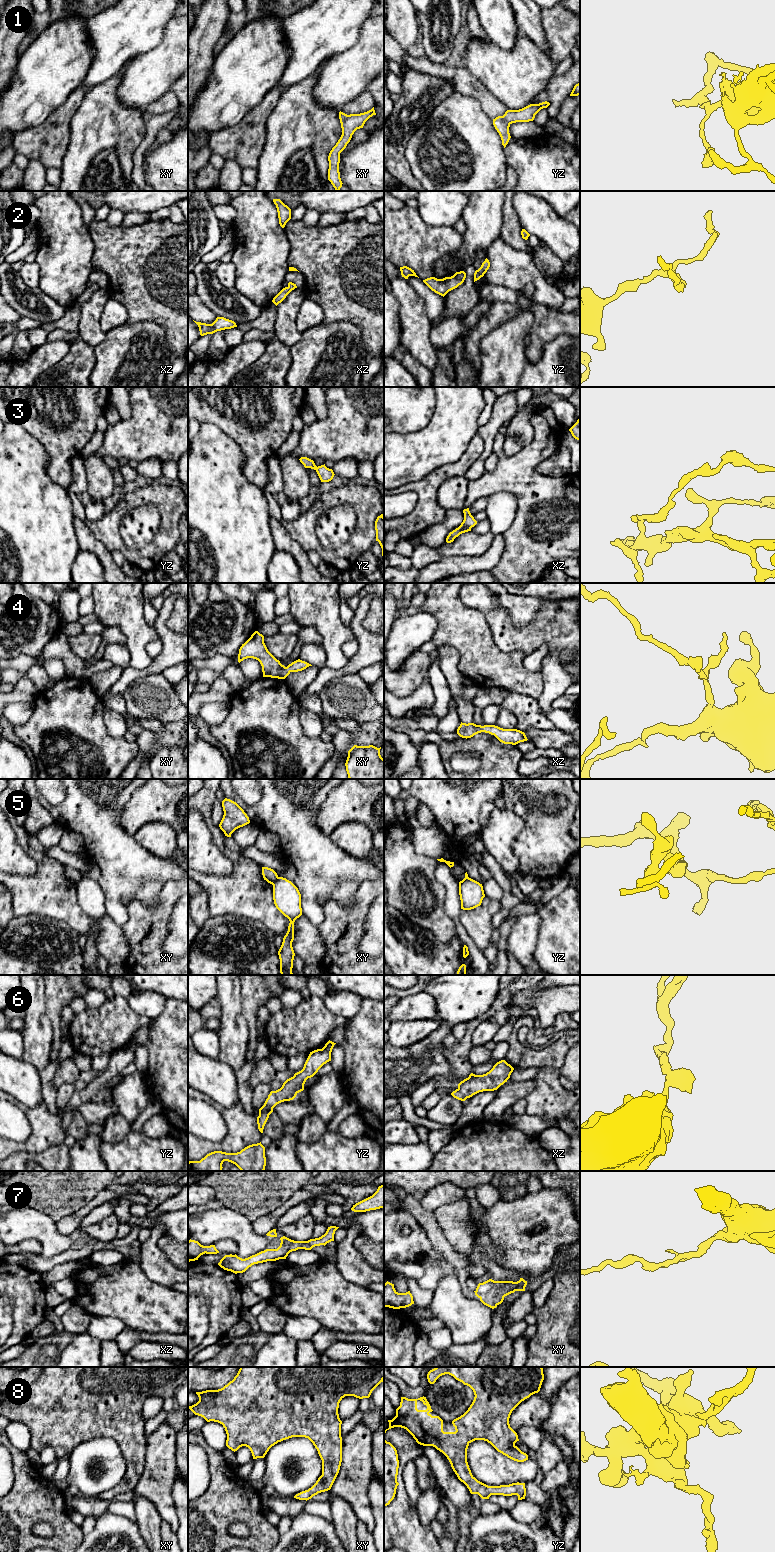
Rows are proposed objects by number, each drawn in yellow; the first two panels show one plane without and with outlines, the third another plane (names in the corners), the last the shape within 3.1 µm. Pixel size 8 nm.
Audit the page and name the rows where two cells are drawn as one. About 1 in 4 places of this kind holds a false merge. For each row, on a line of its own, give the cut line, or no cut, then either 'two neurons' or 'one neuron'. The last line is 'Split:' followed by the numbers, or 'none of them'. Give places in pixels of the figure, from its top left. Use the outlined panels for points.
1: no cut | one neuron
2: no cut | one neuron
3: no cut | one neuron
4: no cut | one neuron
5: xy (279, 877), (272, 884) | two neurons
6: no cut | one neuron
7: no cut | one neuron
8: no cut | one neuron
Split: 5

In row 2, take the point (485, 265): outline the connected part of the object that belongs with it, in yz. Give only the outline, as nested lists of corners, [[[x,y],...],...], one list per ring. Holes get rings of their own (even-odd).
[[[486,258],[485,261],[482,263],[481,267],[475,271],[474,273],[474,282],[479,280],[481,277],[484,276],[484,274],[487,272],[487,270],[490,267],[490,262]]]

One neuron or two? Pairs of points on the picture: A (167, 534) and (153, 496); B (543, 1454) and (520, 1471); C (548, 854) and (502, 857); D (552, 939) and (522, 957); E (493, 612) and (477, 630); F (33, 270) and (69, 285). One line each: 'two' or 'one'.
A: one
B: two
C: two
D: two
E: two
F: two

